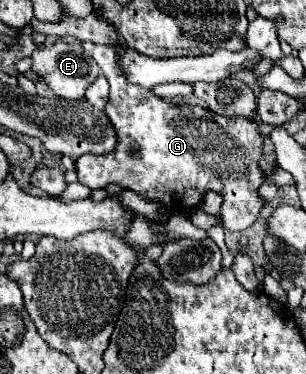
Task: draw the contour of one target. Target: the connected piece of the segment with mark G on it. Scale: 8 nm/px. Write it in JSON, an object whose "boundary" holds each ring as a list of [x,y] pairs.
{"boundary":[[[86,41],[84,49],[98,61],[102,75],[110,83],[106,115],[112,125],[116,125],[120,145],[116,153],[84,155],[76,159],[80,183],[88,187],[118,183],[148,199],[160,201],[170,213],[194,209],[174,205],[196,205],[202,201],[204,193],[212,189],[224,195],[220,209],[224,227],[228,231],[248,229],[264,205],[256,193],[264,183],[258,167],[262,155],[258,125],[242,117],[224,117],[200,105],[192,105],[190,101],[194,101],[194,97],[178,97],[174,103],[168,103],[152,93],[152,89],[130,83],[116,63],[116,53],[108,45]]]}

